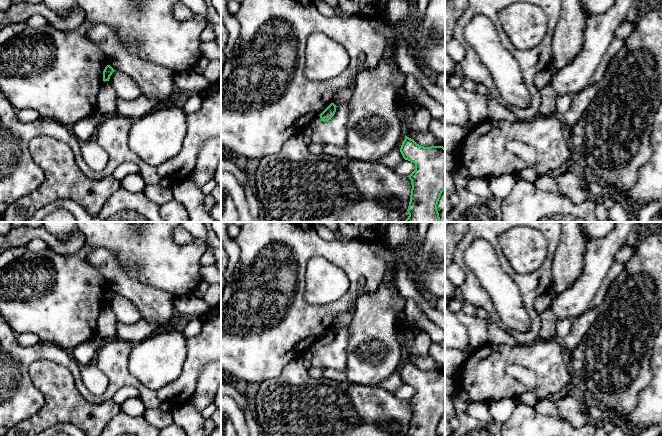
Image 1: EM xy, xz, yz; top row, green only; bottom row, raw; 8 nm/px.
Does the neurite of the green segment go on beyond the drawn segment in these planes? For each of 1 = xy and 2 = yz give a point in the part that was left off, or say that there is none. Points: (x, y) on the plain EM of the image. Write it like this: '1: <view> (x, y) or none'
1: none
2: none

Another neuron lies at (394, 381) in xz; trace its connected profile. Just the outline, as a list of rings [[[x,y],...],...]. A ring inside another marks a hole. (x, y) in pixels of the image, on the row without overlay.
[[[394,372],[387,379],[377,384],[377,386],[386,388],[390,392],[396,391],[400,386],[404,384],[399,373]]]

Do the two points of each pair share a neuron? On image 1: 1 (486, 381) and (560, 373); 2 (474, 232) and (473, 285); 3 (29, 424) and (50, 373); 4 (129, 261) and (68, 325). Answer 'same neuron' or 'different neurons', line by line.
1: same neuron
2: same neuron
3: same neuron
4: same neuron

